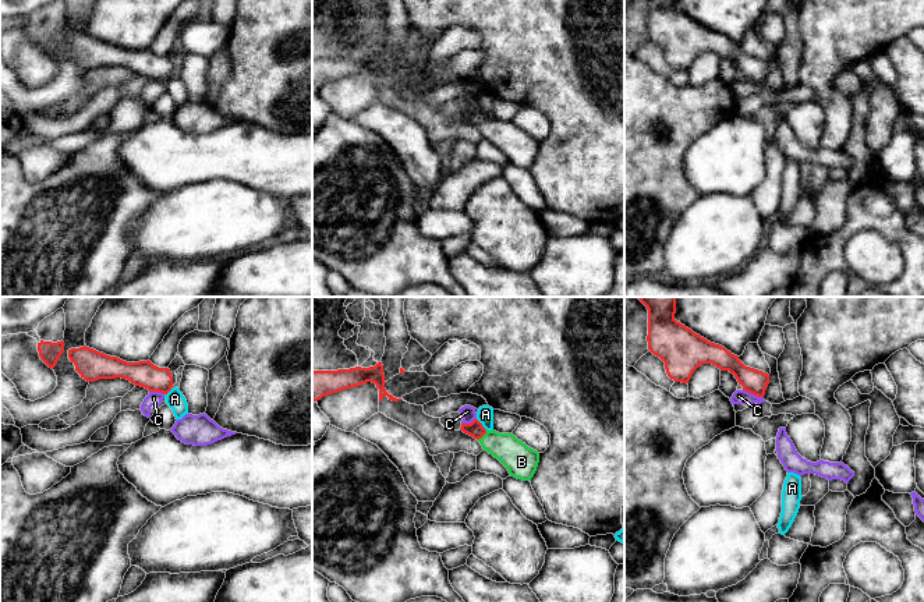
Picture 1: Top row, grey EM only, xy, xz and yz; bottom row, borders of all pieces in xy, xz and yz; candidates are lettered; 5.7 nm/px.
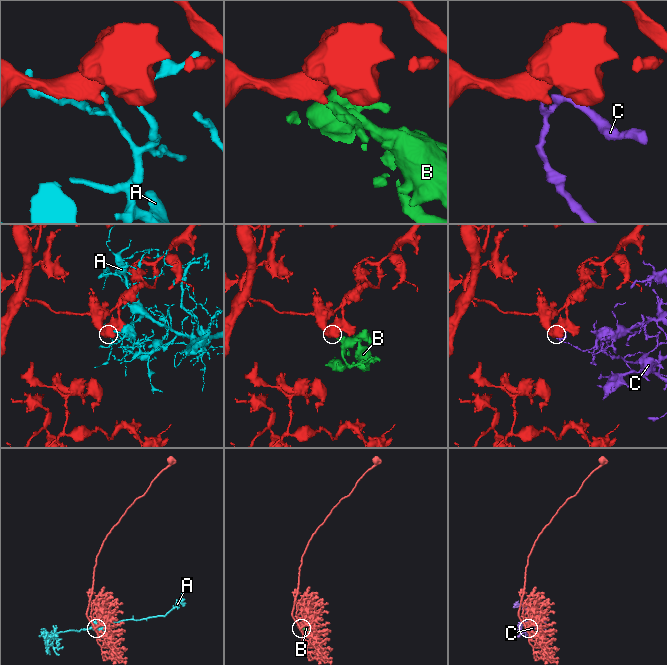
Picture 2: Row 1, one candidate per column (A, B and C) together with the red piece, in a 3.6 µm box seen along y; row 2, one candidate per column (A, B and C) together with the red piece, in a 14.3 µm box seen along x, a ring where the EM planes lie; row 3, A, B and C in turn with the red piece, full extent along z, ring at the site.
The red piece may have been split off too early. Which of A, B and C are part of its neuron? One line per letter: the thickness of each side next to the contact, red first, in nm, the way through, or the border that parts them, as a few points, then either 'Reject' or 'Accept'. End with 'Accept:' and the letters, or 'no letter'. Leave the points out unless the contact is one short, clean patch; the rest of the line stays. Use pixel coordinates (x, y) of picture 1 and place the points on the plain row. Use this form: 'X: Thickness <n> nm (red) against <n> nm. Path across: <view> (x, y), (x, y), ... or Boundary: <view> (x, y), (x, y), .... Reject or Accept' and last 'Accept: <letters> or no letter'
A: Thickness 90 nm (red) against 100 nm. Reject
B: Thickness 90 nm (red) against 180 nm. Path across: xz (475, 117), (481, 124), (505, 134), (517, 145). Accept
C: Thickness 140 nm (red) against 80 nm. Boundary: yz (743, 77), (763, 85). Reject
Accept: B

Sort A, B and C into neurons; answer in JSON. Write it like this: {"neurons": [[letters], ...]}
{"neurons": [["A"], ["B"], ["C"]]}

